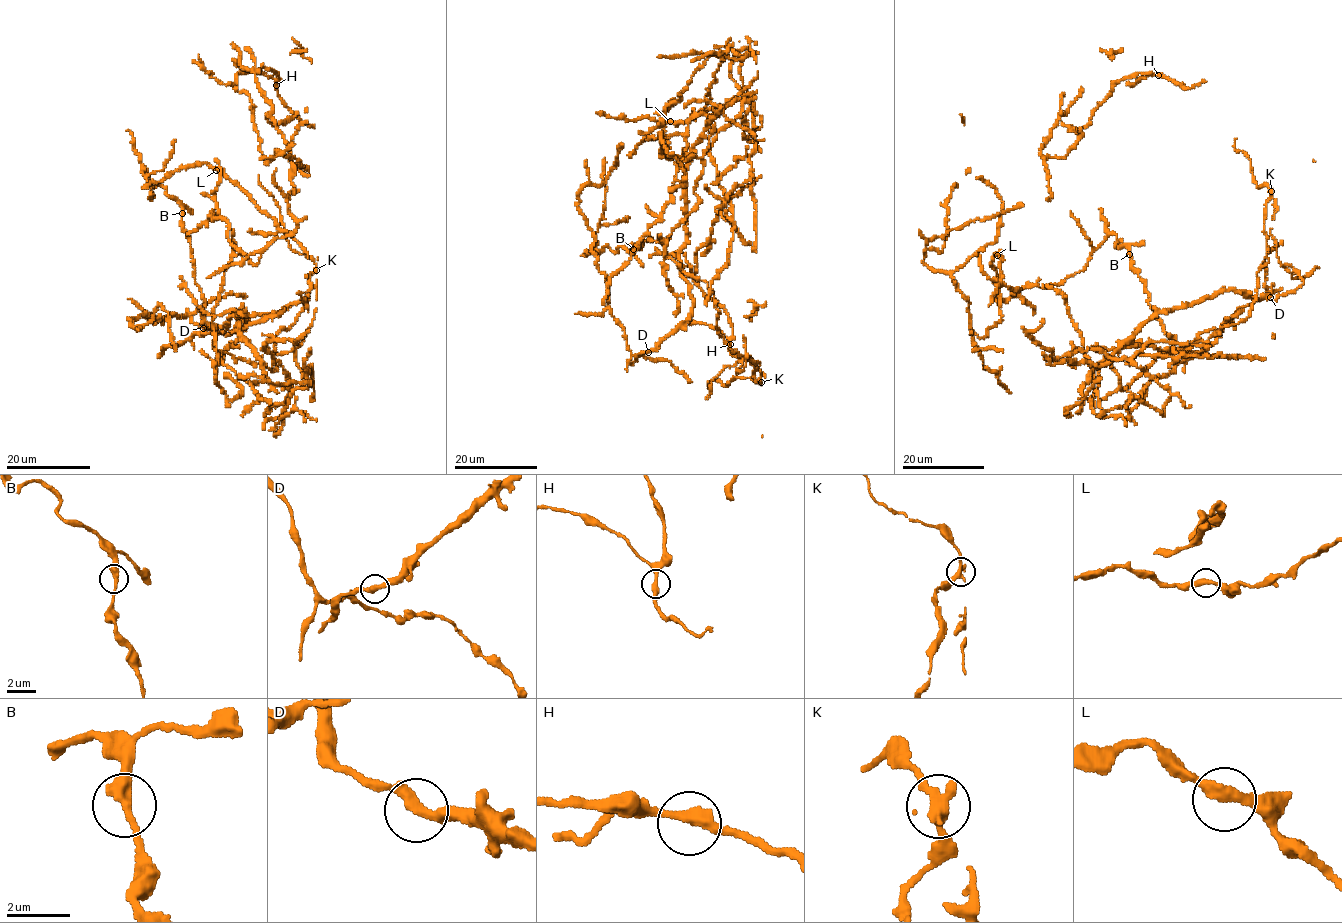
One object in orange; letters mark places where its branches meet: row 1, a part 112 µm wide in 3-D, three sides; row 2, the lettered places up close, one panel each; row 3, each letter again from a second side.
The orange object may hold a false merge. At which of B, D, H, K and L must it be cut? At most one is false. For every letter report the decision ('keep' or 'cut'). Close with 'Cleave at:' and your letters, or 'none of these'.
B: keep
D: keep
H: keep
K: cut
L: keep
Cleave at: K

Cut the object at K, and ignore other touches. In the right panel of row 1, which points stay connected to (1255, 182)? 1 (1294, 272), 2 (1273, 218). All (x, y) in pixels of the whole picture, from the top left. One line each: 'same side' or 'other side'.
1: same side
2: same side

